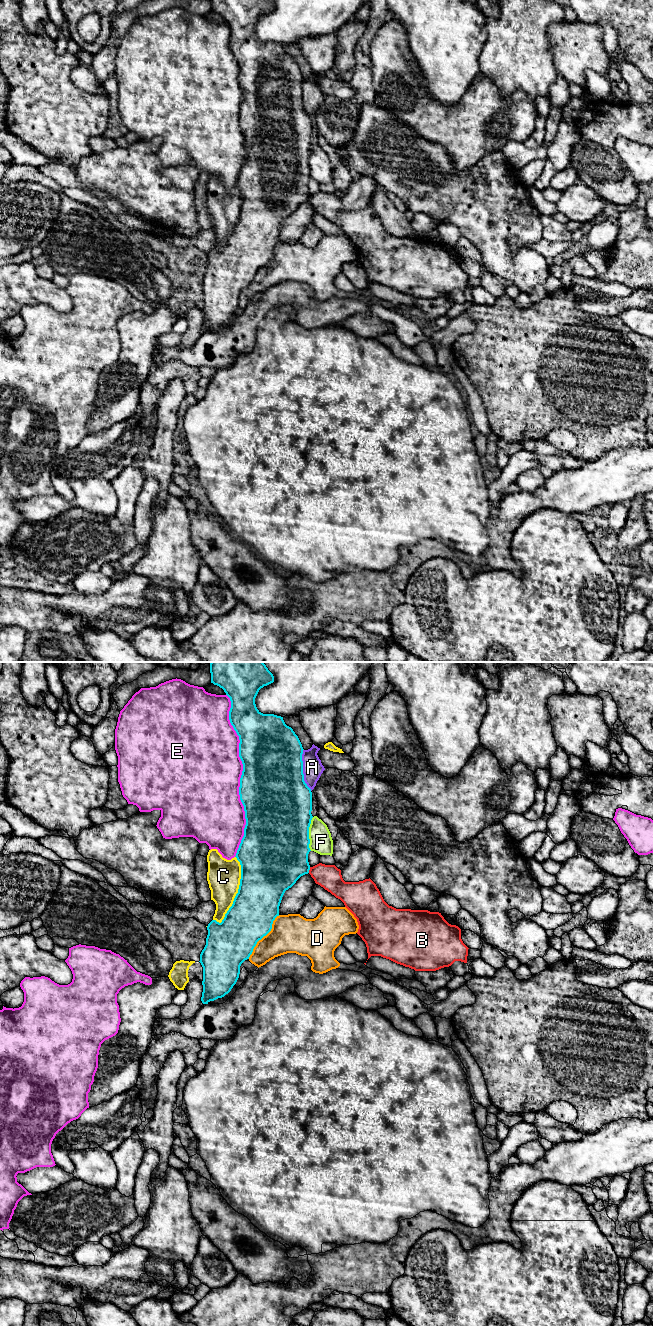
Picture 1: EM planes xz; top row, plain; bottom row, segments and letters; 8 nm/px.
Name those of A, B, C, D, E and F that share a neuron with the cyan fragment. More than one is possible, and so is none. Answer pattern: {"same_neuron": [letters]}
{"same_neuron": []}

